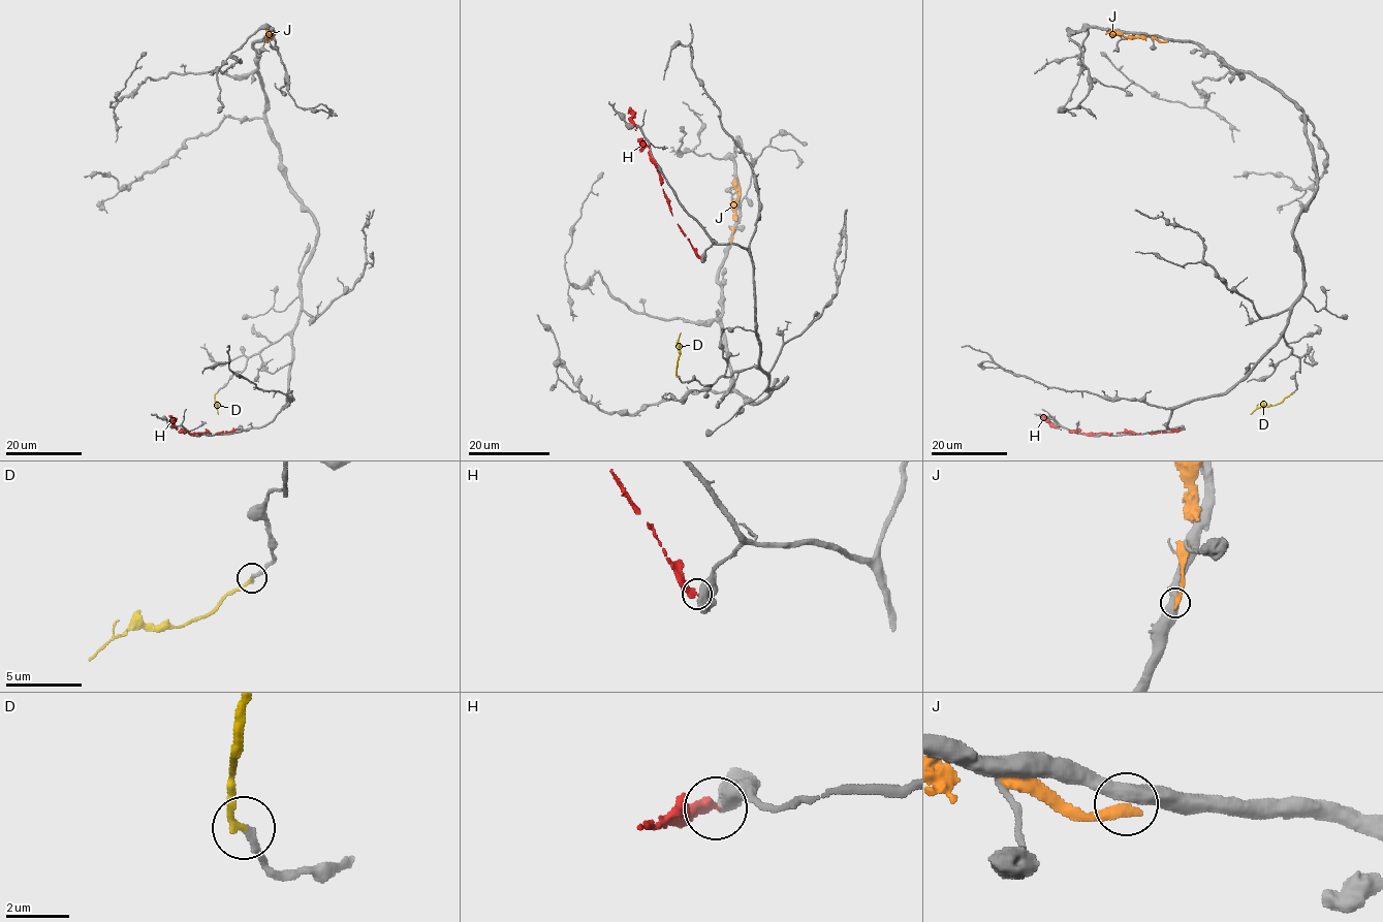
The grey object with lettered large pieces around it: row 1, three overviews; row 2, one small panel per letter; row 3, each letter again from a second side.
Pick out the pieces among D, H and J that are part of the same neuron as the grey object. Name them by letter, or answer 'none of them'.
D

